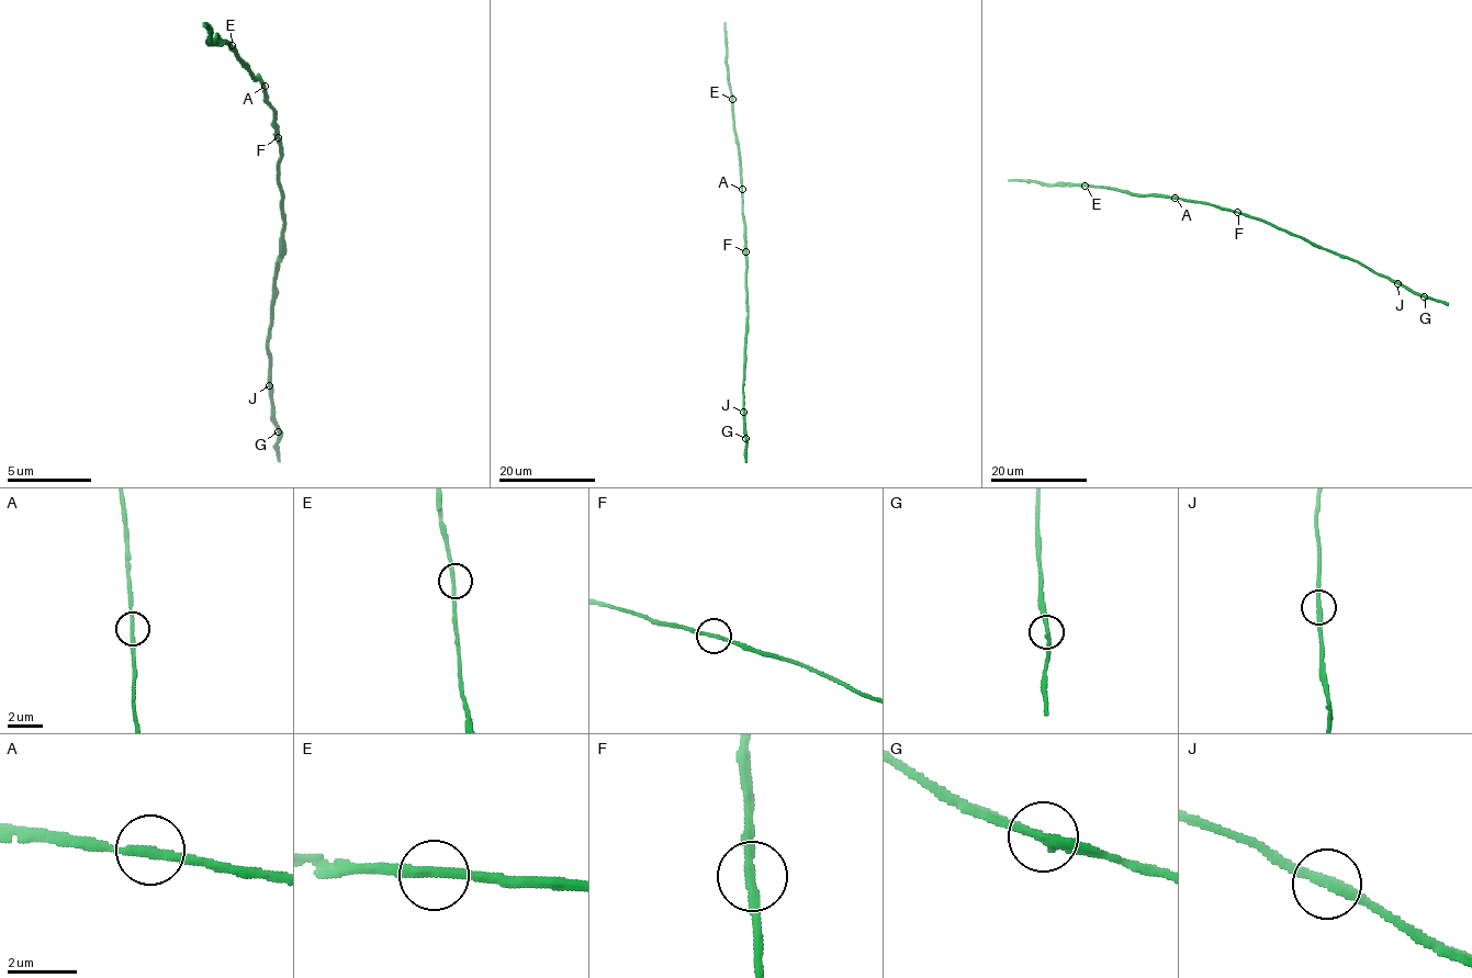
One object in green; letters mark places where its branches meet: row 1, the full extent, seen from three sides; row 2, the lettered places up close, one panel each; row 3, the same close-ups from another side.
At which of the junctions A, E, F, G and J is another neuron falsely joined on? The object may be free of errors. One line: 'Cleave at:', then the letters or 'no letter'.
Cleave at: no letter

